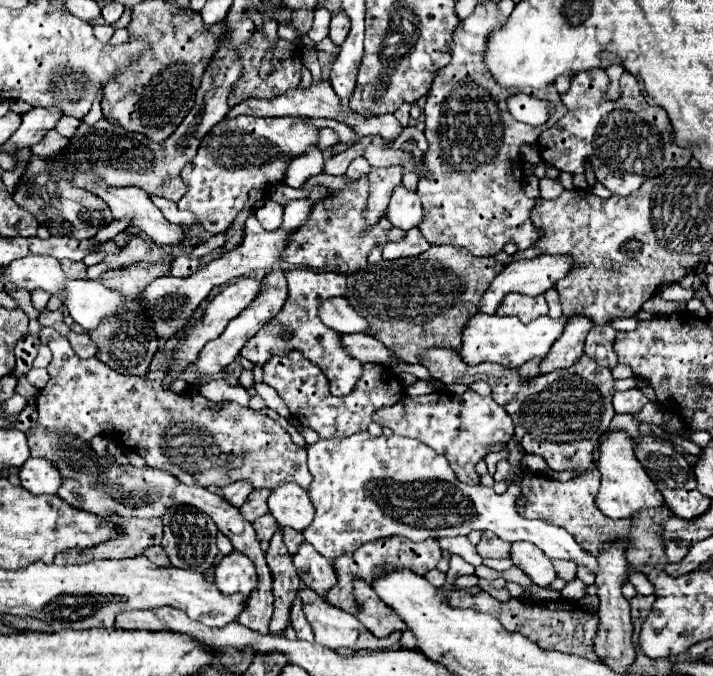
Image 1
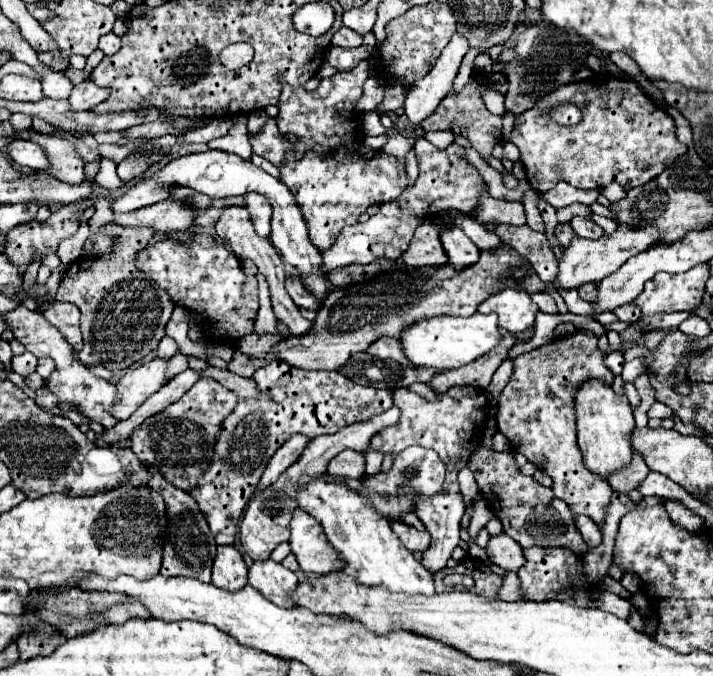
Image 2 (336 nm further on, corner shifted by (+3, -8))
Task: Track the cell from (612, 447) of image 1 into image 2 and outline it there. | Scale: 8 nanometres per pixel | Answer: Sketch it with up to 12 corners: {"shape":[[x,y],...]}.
{"shape":[[589,380],[575,394],[583,464],[609,478],[631,464],[627,396]]}

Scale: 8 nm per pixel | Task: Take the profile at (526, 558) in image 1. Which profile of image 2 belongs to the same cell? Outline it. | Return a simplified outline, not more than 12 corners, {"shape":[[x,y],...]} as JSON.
{"shape":[[507,534],[487,544],[489,558],[507,572],[525,566],[523,548]]}

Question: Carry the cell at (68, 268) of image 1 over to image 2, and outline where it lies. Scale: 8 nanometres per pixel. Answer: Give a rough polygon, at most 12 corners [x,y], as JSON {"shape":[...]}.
{"shape":[[101,226],[109,258],[79,258],[57,300],[81,310],[87,366],[151,354],[173,312],[135,266],[153,230]]}

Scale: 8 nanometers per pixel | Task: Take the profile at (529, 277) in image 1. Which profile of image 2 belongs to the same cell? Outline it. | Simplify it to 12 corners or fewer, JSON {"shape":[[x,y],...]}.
{"shape":[[657,230],[575,236],[561,252],[553,290],[597,284],[653,246]]}

